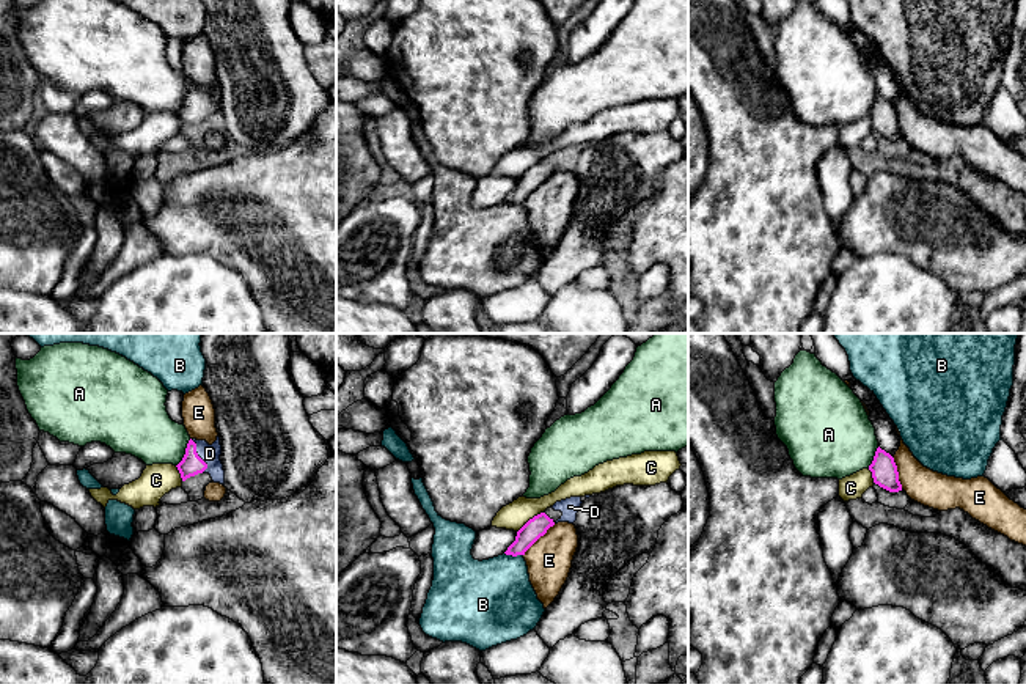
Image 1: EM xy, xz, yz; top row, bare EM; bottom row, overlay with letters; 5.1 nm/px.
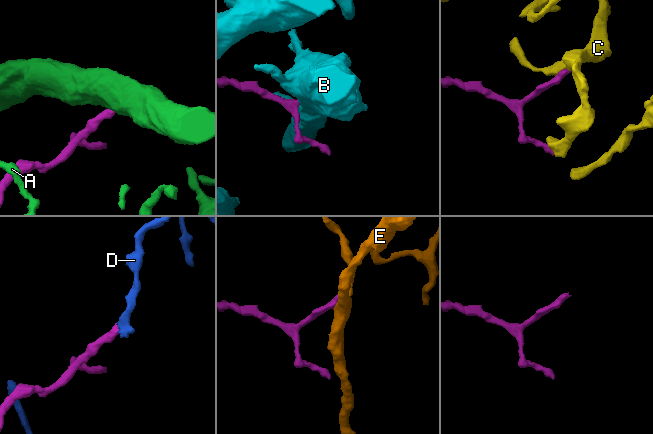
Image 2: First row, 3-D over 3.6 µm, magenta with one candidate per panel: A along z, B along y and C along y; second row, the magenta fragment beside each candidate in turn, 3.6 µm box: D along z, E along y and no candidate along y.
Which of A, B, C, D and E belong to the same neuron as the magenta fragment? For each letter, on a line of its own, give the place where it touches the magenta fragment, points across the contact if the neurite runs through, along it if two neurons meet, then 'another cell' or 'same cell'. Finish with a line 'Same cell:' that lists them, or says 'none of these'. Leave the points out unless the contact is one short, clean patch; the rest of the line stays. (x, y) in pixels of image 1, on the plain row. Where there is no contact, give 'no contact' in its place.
A: meets magenta in xy at (186, 101); border along xy (190, 87), (183, 107), (176, 114); another cell
B: meets magenta in xz at (514, 203); another cell
C: meets magenta in xz at (530, 167); border along xz (542, 159), (534, 162), (517, 180); another cell
D: meets magenta in xy at (198, 104); runs through xy (192, 112), (198, 104), (209, 101); same cell
E: meets magenta in xz at (538, 186); border along xz (555, 172), (523, 203); another cell
Same cell: D

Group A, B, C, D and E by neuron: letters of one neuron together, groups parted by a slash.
A / B / C / D / E

